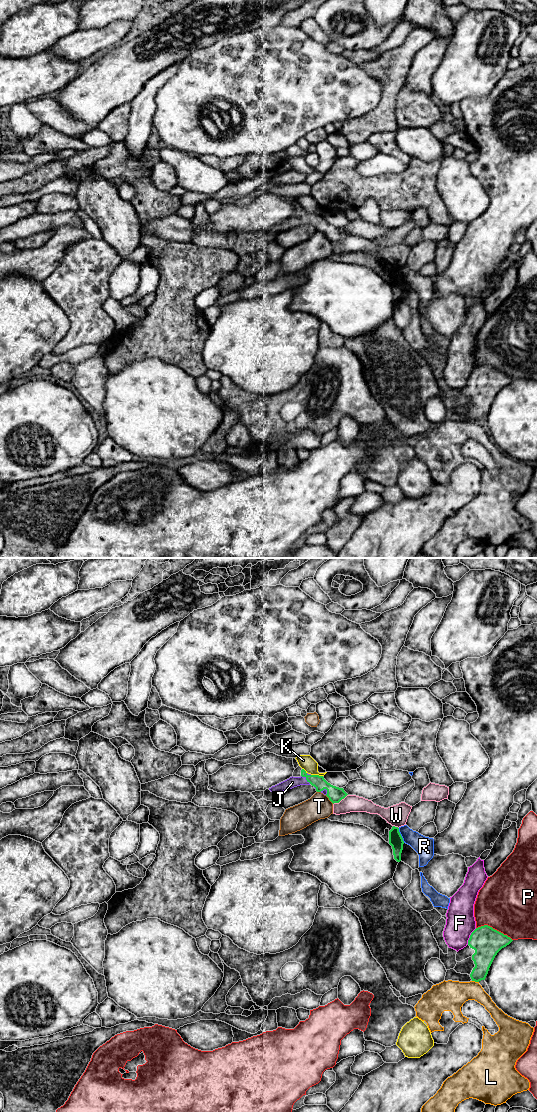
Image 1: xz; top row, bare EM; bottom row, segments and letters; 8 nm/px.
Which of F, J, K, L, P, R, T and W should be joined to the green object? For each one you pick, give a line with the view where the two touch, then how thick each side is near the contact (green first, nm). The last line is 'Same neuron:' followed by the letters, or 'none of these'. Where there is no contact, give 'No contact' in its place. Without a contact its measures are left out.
J: Touches green in xz. Thickness 110 nm (green) against 90 nm
Same neuron: J

